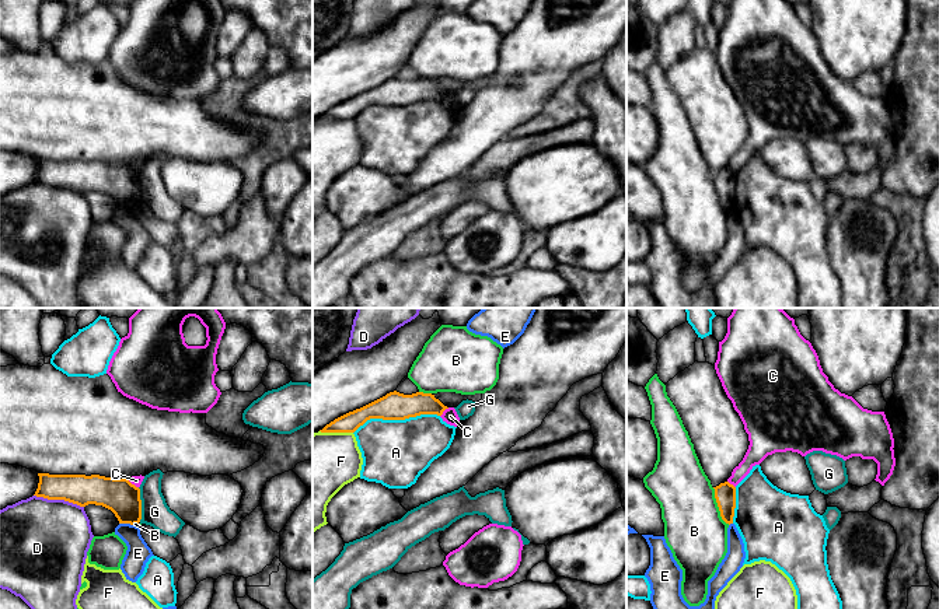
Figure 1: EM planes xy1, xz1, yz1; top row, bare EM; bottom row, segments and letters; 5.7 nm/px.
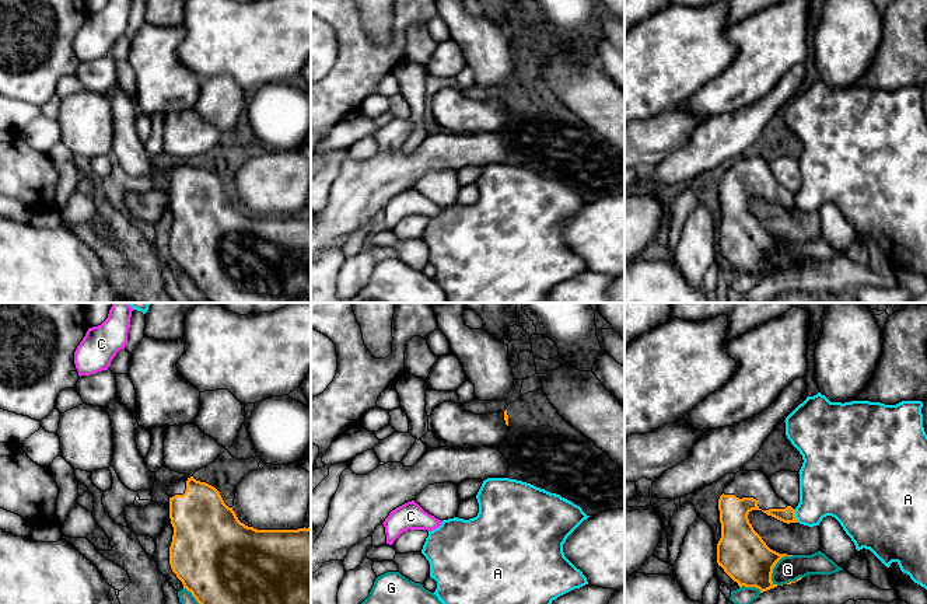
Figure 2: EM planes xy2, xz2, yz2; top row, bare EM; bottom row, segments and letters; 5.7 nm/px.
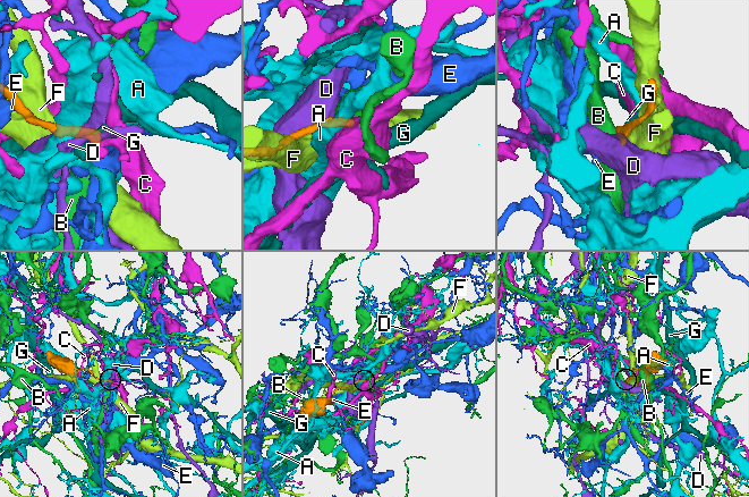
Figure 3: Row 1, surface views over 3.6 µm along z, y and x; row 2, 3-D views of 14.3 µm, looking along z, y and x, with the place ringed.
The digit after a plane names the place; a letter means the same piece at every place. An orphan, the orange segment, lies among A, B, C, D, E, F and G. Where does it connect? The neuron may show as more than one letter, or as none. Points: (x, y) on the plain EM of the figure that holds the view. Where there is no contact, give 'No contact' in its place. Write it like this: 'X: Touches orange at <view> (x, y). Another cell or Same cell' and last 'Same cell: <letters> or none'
A: Touches orange at xz1 (395, 105). Another cell
B: Touches orange at yz1 (718, 192). Another cell
C: Touches orange at xy1 (133, 171). Another cell
D: Touches orange at xy1 (59, 185). Another cell
E: Touches orange at xy1 (126, 209). Another cell
F: Touches orange at xz1 (337, 118). Another cell
G: Touches orange at yz2 (775, 251). Another cell
Same cell: none

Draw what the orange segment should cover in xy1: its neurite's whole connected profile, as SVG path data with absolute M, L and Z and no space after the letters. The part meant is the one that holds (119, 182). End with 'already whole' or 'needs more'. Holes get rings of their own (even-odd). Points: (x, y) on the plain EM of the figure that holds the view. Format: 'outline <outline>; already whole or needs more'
outline M38 160L39 169L34 182L48 186L64 186L80 193L88 190L111 196L119 210L139 210L142 206L140 175L129 165L100 161L49 161Z; already whole

